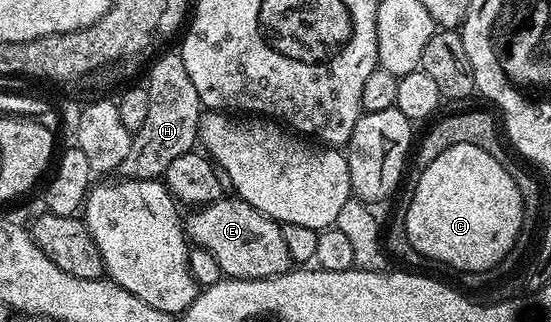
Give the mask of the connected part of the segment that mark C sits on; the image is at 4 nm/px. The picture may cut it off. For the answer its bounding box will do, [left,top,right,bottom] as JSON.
[403,146,525,273]

